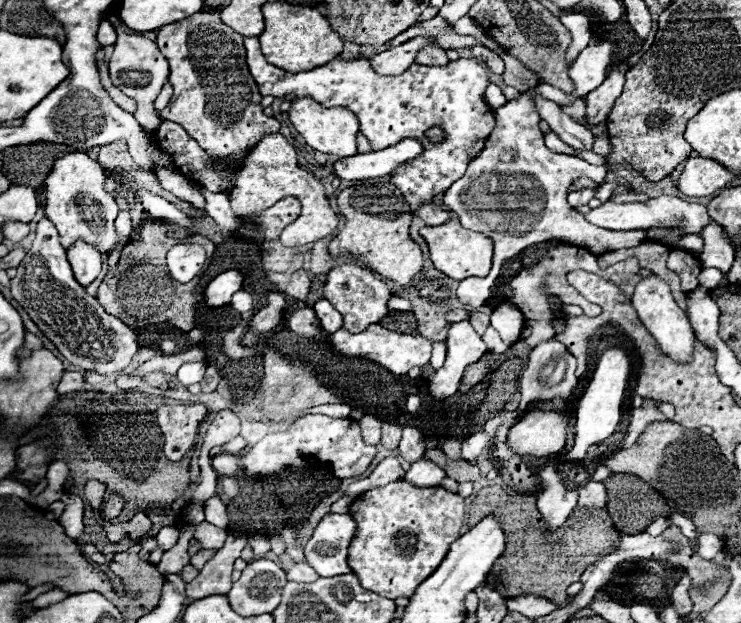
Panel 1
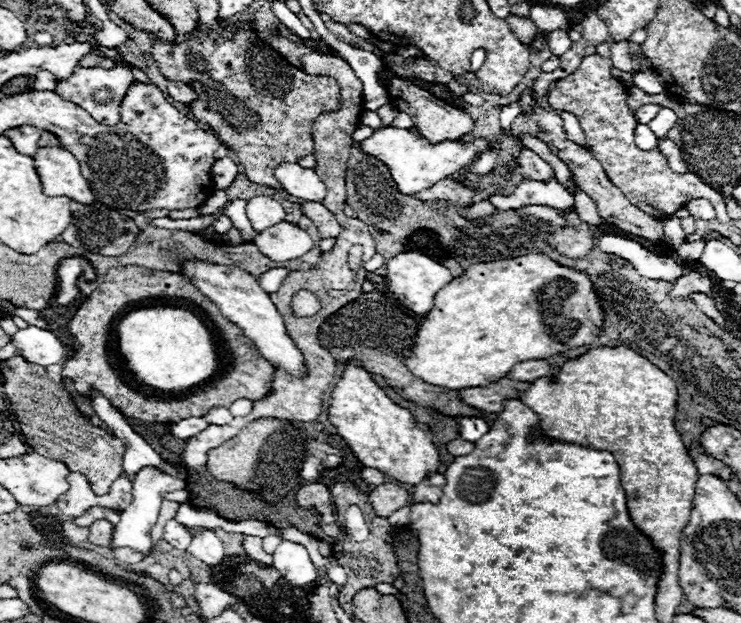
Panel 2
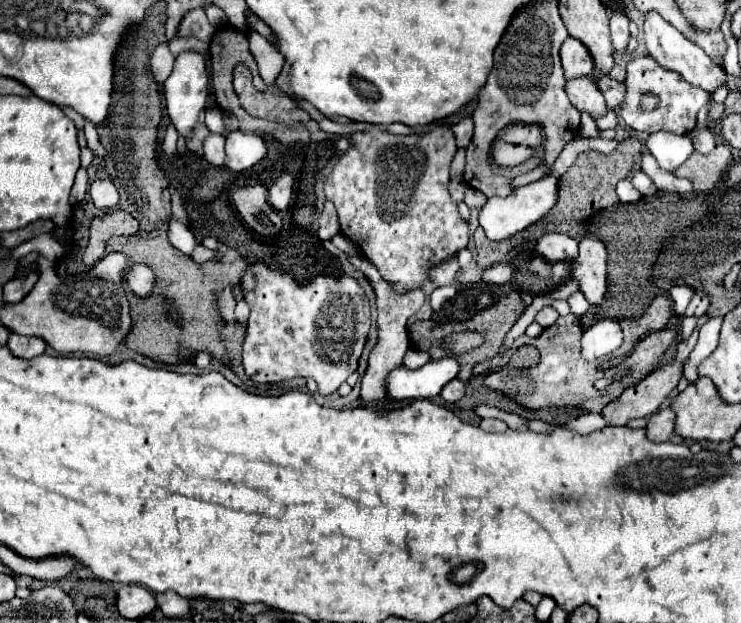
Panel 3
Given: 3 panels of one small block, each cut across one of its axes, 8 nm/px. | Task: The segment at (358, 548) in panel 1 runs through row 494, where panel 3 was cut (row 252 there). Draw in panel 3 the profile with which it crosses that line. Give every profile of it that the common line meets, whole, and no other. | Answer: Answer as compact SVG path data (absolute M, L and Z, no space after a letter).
M370 126L352 132L350 136L350 148L324 182L326 198L332 200L338 210L340 230L358 246L360 254L378 268L380 276L396 294L422 288L430 270L448 258L458 256L458 252L468 246L470 238L468 222L458 214L458 206L448 192L450 162L458 150L454 134L448 126L436 126L432 132L416 136L416 144L410 144L410 136L396 136L378 126Z

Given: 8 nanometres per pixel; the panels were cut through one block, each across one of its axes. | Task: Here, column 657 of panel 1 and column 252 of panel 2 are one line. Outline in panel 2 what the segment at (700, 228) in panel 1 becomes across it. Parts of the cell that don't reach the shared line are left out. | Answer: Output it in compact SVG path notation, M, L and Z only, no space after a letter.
M254 196L254 198L250 198L248 206L246 206L246 212L248 212L252 228L256 232L262 232L262 230L282 222L284 216L286 216L284 208L276 200L266 198L266 196Z

